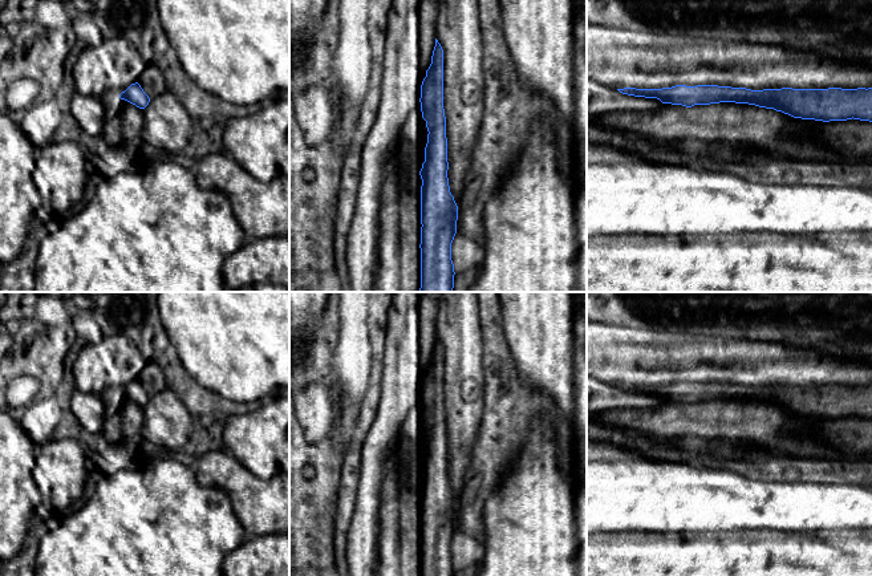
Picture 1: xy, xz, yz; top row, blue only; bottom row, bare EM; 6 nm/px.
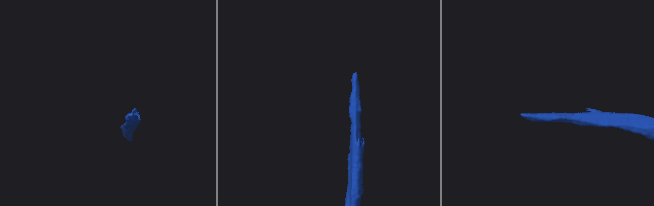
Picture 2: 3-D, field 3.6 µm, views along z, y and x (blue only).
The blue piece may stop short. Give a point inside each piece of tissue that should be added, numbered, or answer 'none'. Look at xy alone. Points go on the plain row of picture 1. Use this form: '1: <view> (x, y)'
1: xy (153, 380)

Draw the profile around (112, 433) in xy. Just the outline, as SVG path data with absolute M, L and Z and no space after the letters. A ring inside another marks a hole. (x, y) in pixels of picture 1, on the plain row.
M121 397L115 405L108 407L106 418L100 433L105 446L118 442L134 445L141 441L145 425L143 406Z

